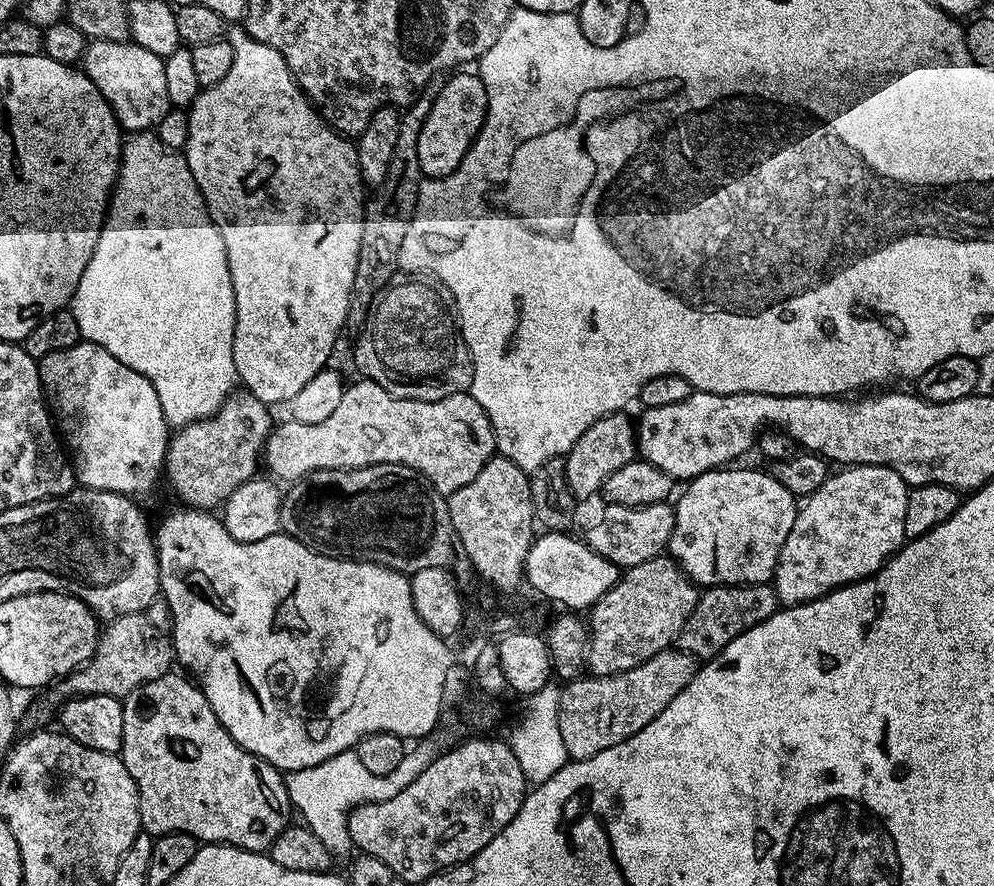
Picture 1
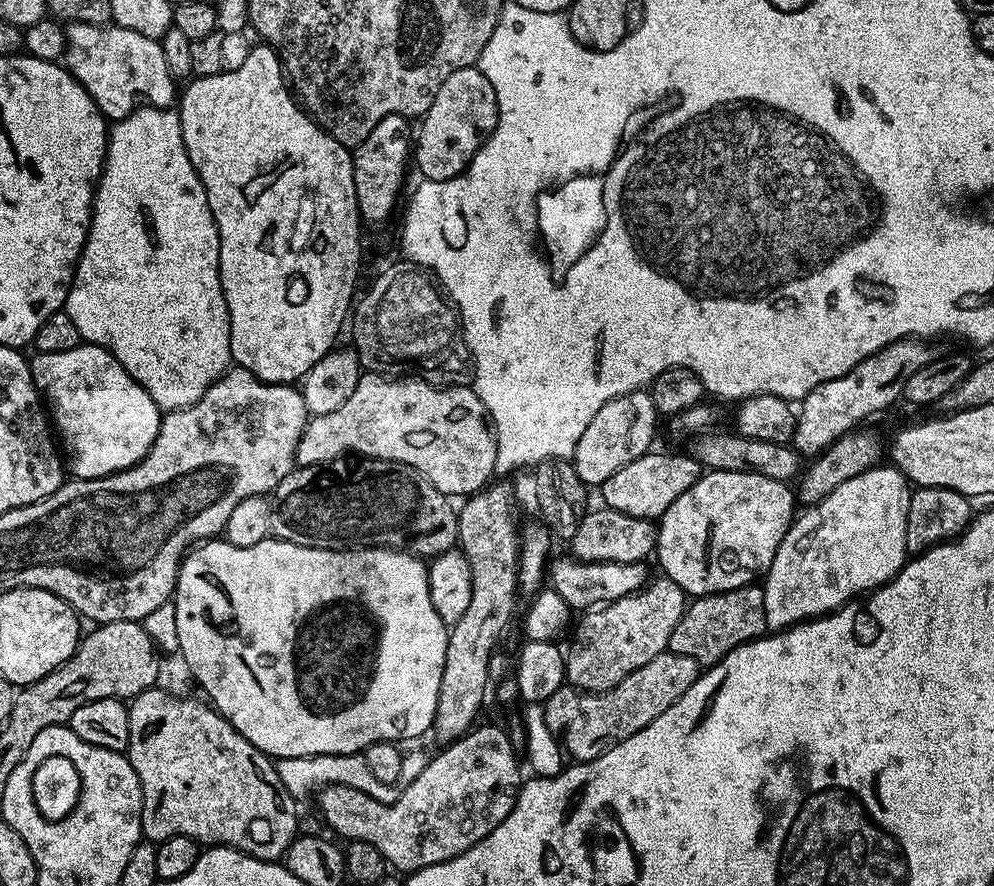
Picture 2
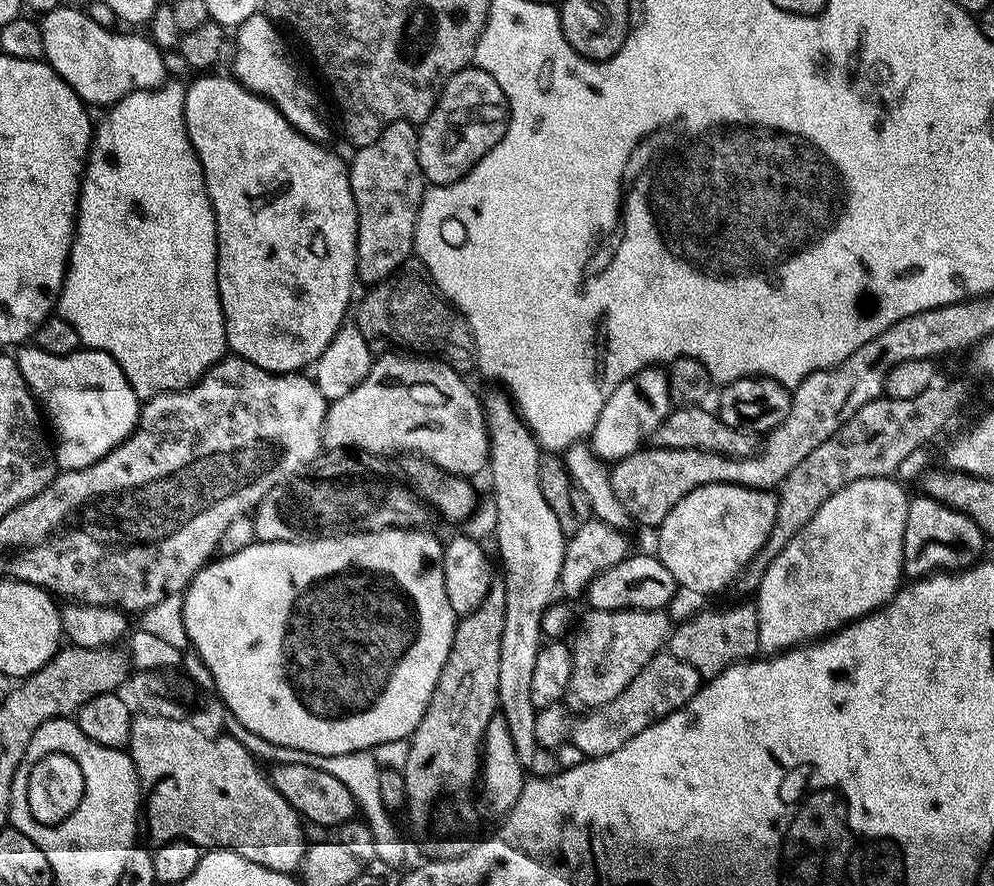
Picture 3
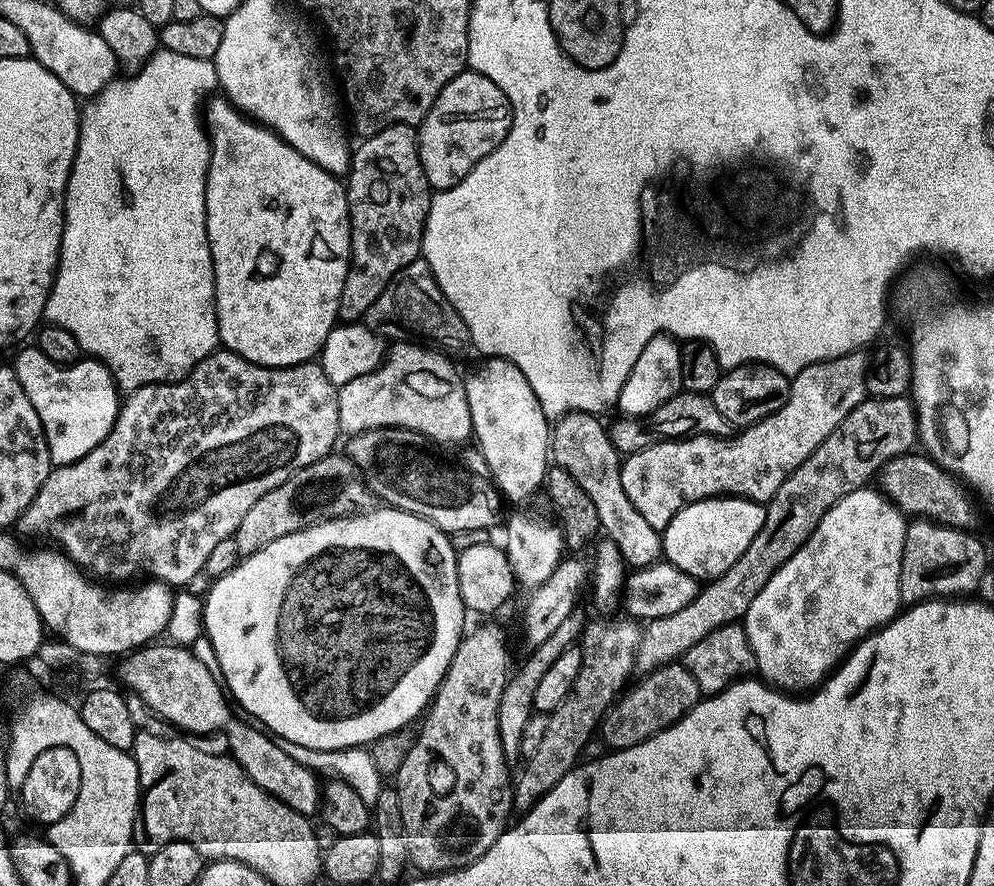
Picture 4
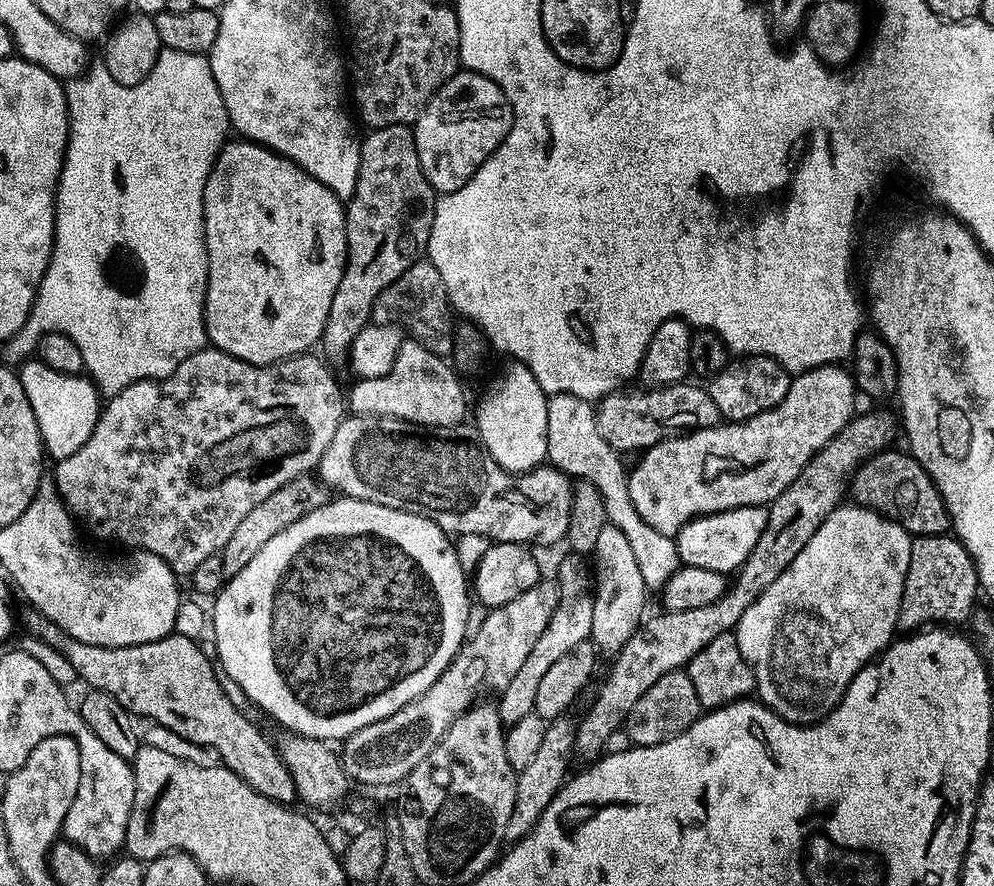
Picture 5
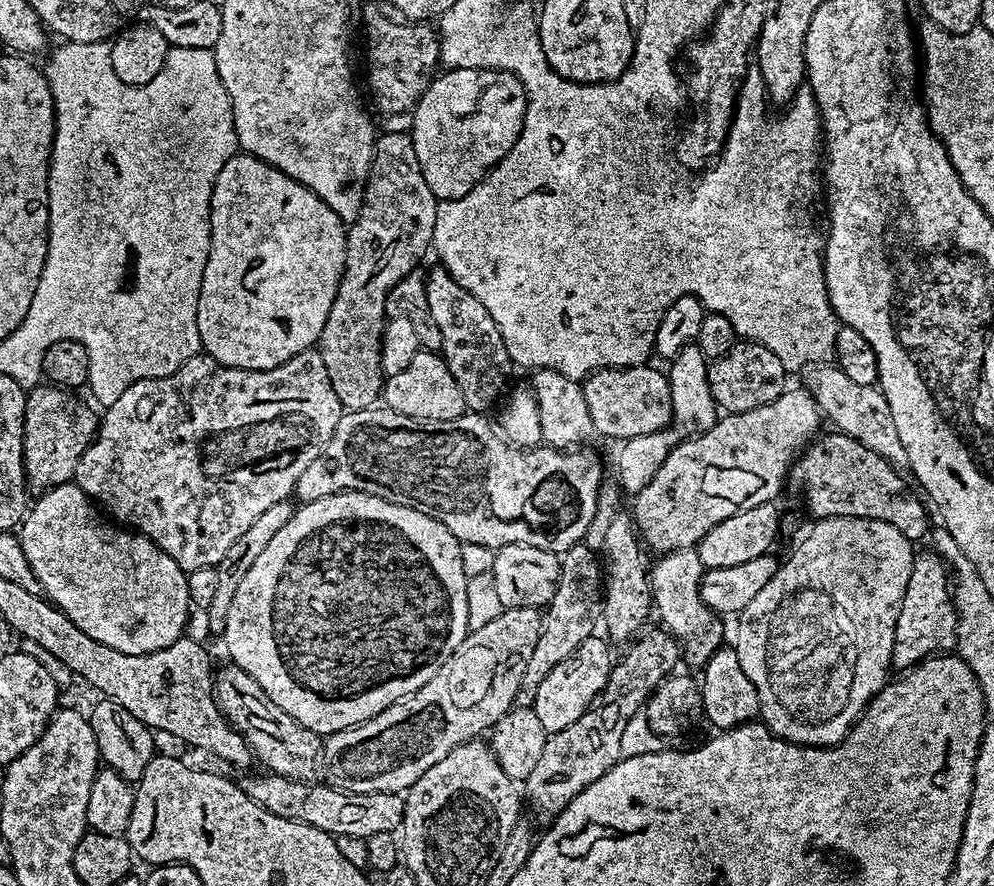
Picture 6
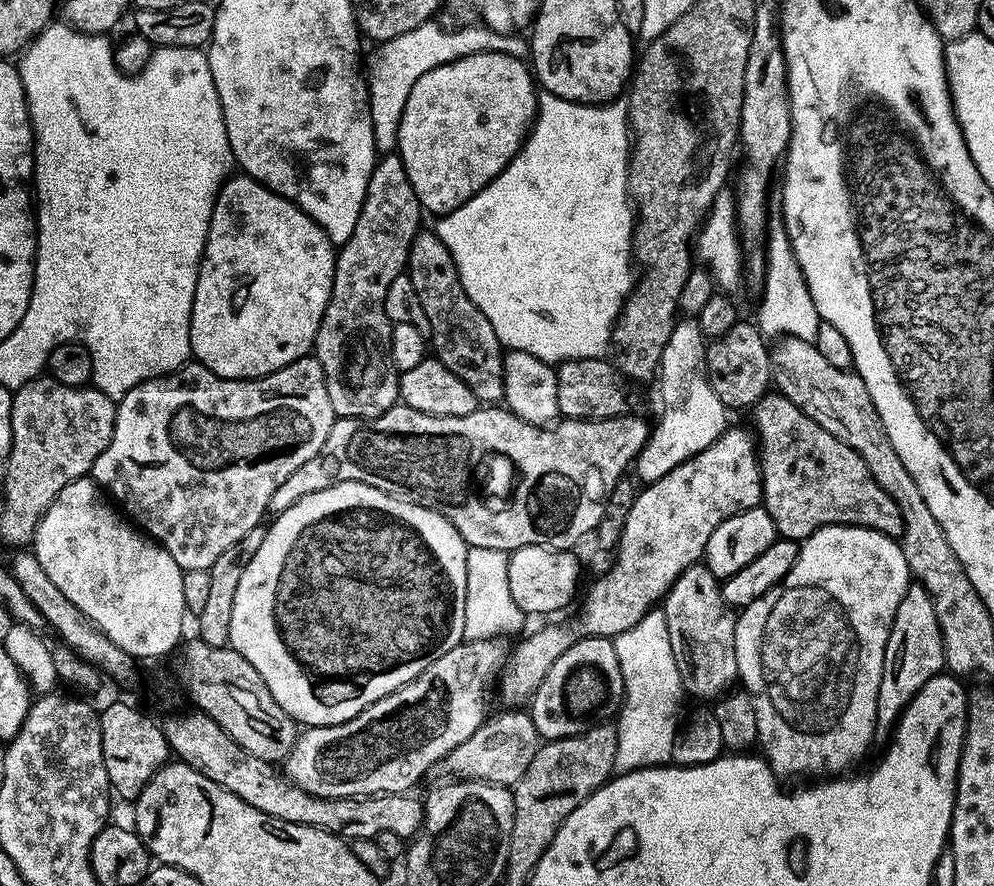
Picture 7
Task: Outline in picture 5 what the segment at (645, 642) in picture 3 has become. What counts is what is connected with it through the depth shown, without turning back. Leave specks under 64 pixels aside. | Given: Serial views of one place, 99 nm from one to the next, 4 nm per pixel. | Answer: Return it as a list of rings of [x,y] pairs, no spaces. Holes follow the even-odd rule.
[[[568,714],[559,716],[557,720],[551,721],[545,727],[542,734],[542,746],[538,746],[538,750],[534,753],[534,762],[530,762],[530,766],[519,769],[516,777],[514,810],[510,814],[510,822],[506,822],[505,841],[515,842],[524,836],[531,836],[546,806],[550,806],[556,793],[564,787],[566,777],[569,775],[568,759],[574,756],[578,727],[577,721],[575,719],[572,721],[570,717],[571,715]]]

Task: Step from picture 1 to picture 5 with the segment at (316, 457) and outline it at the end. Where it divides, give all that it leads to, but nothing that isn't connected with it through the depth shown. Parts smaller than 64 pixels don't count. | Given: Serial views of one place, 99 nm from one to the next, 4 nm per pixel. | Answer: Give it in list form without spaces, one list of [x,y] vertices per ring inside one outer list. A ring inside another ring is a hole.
[[[405,338],[394,366],[378,378],[357,379],[356,385],[347,389],[346,404],[357,416],[392,416],[428,430],[455,428],[464,416],[464,388],[459,379],[447,359],[435,356],[417,340]]]

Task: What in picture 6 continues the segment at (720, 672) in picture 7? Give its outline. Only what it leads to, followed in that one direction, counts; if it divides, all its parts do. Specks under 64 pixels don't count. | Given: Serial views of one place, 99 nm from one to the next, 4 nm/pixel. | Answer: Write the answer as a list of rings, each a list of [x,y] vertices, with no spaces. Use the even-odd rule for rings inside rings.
[[[680,548],[677,552],[661,555],[657,560],[660,561],[650,568],[655,615],[660,615],[663,631],[669,632],[676,640],[683,663],[695,670],[703,669],[704,663],[725,643],[725,621],[717,618],[700,597],[700,580],[706,571],[700,553],[696,548]]]

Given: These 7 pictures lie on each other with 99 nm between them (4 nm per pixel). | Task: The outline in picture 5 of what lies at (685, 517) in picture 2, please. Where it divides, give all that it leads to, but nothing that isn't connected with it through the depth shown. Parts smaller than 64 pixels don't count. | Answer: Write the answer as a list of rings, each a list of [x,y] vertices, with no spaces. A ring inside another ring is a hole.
[[[764,506],[735,508],[694,517],[674,537],[681,565],[725,574],[735,573],[746,562],[750,550],[754,550],[758,538],[762,538],[762,530],[766,530],[767,521],[768,508]]]

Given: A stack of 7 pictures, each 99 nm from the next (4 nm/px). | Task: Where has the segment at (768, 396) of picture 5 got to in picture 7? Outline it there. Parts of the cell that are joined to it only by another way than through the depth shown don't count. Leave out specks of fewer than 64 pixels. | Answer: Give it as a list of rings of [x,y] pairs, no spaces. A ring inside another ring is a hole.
[[[737,322],[730,326],[730,330],[726,330],[726,334],[722,334],[722,338],[707,345],[706,370],[709,384],[728,410],[751,409],[769,391],[773,383],[772,358],[769,345],[766,346],[764,343],[766,337],[755,323]]]

